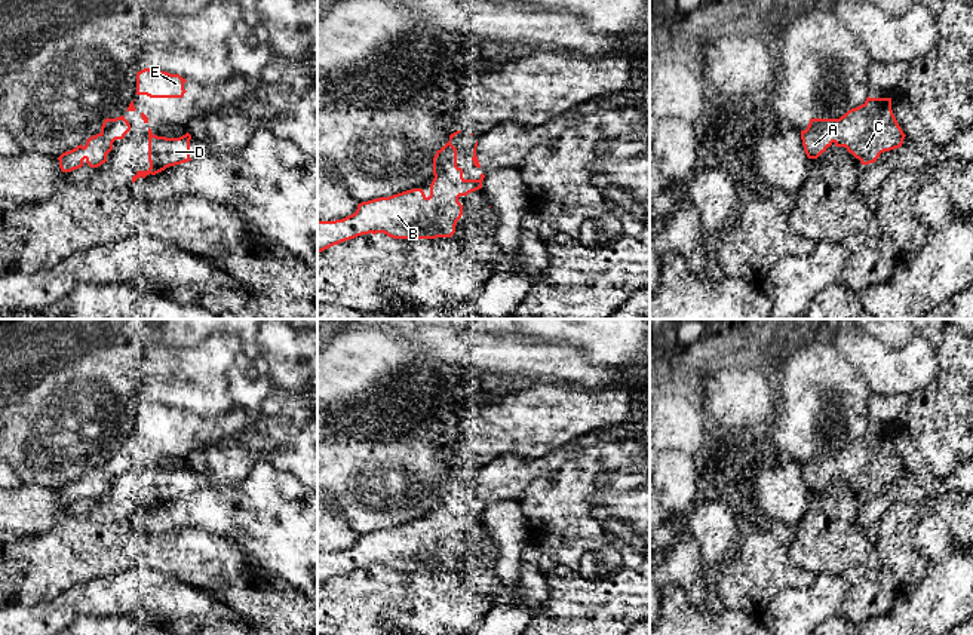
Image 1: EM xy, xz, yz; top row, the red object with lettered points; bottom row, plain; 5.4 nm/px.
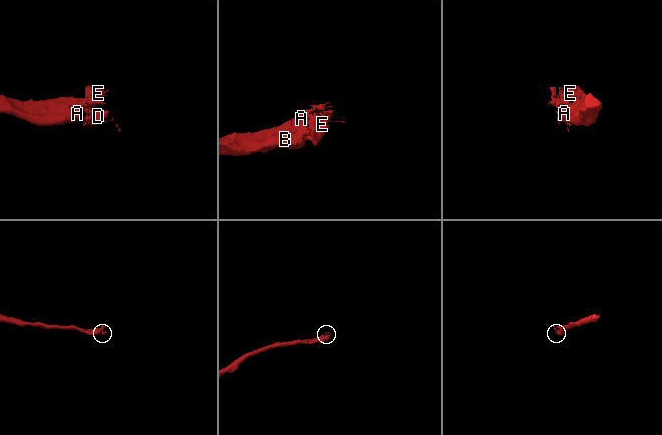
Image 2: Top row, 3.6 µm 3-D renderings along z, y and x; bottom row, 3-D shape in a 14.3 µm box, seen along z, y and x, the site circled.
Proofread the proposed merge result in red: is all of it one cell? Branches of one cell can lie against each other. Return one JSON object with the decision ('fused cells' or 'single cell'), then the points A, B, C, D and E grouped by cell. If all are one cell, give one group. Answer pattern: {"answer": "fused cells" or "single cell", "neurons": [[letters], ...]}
{"answer": "single cell", "neurons": [["A", "B", "C", "D", "E"]]}

